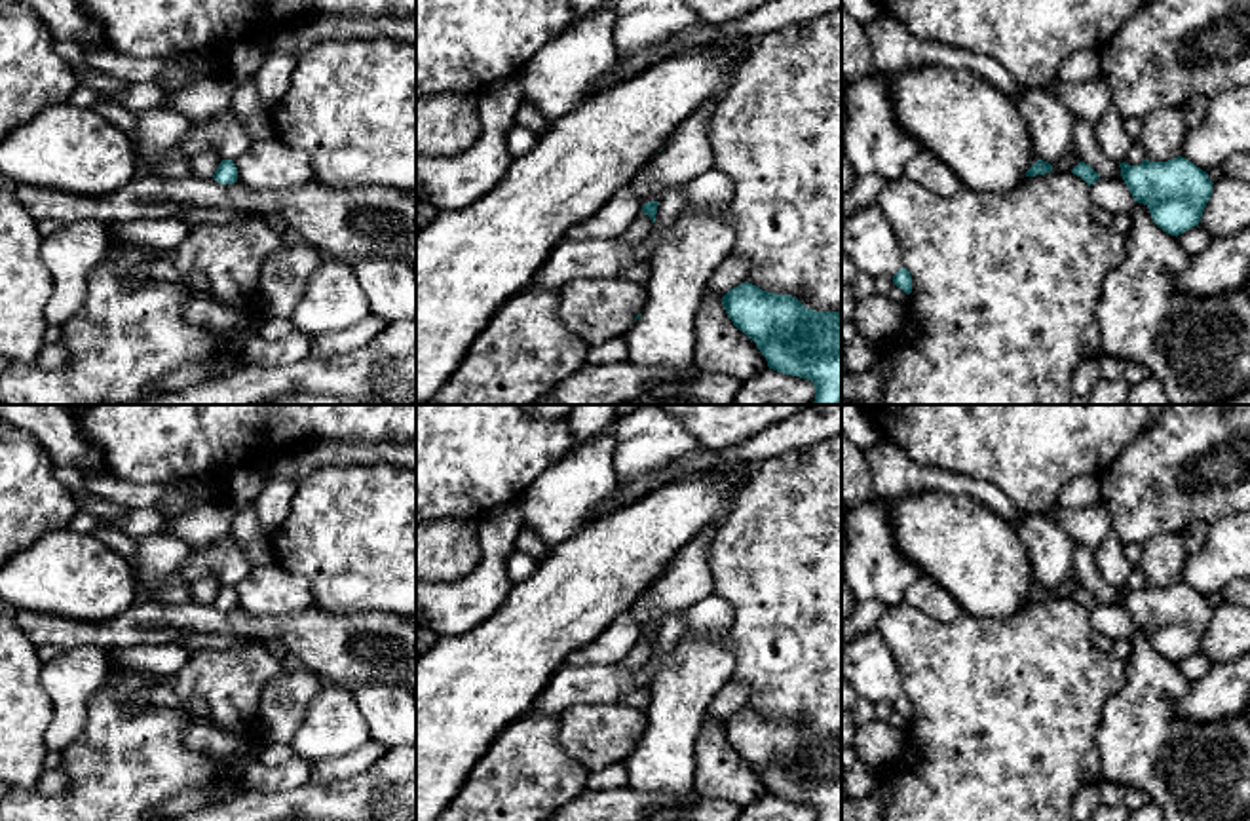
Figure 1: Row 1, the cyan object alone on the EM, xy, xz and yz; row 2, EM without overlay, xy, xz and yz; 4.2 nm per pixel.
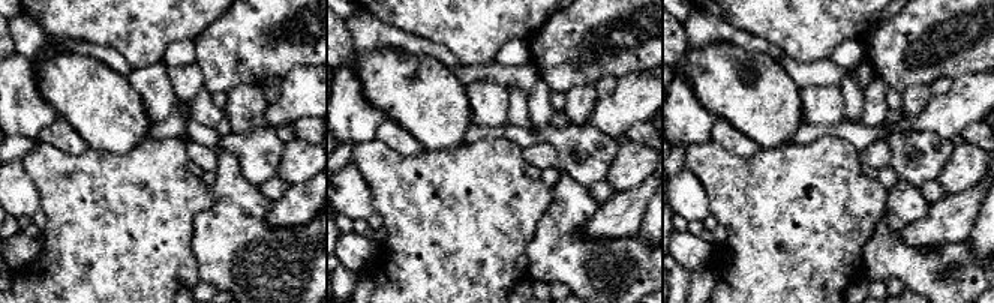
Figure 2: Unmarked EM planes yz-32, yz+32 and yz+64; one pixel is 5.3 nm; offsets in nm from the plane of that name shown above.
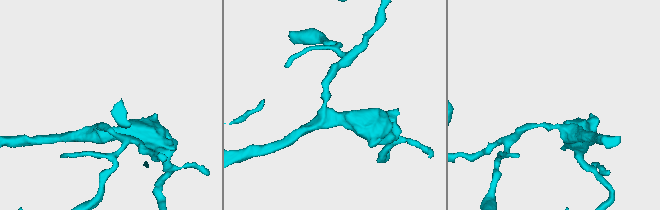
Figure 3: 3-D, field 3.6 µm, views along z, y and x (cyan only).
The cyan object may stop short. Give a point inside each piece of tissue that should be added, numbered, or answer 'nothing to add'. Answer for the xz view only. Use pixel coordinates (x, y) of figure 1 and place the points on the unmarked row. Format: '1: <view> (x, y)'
nothing to add

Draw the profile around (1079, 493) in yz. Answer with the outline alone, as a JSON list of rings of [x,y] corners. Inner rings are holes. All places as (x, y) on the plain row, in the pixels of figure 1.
[[[1098,475],[1073,477],[1060,490],[1056,506],[1066,509],[1087,509],[1102,500]]]

